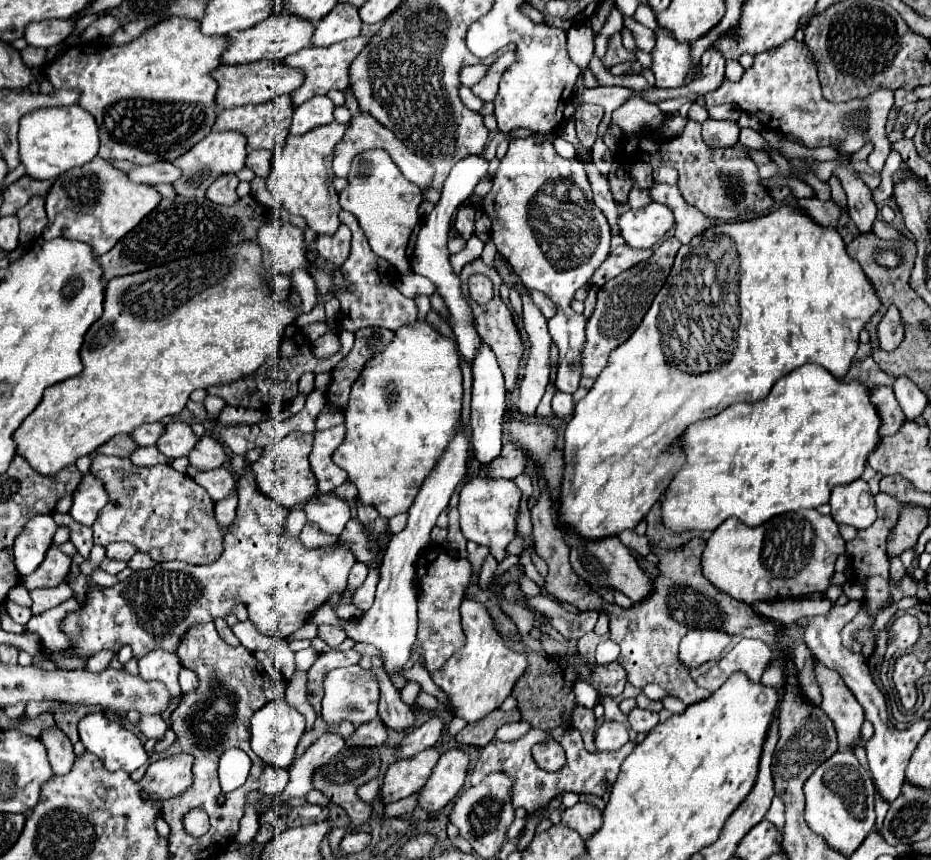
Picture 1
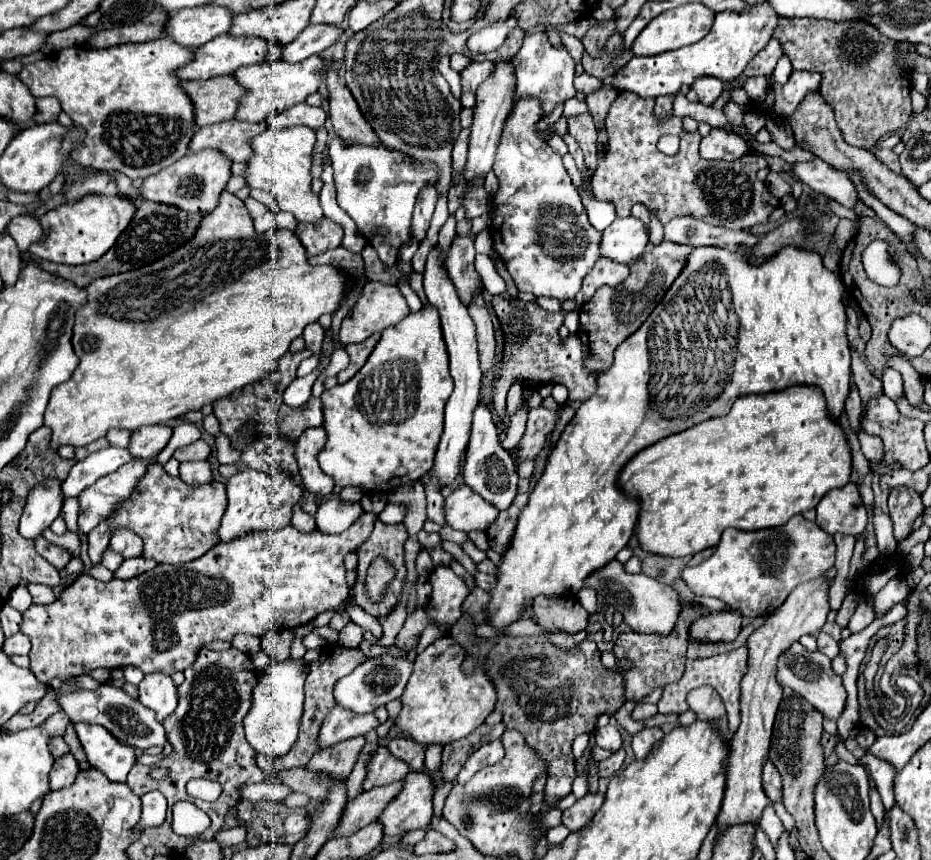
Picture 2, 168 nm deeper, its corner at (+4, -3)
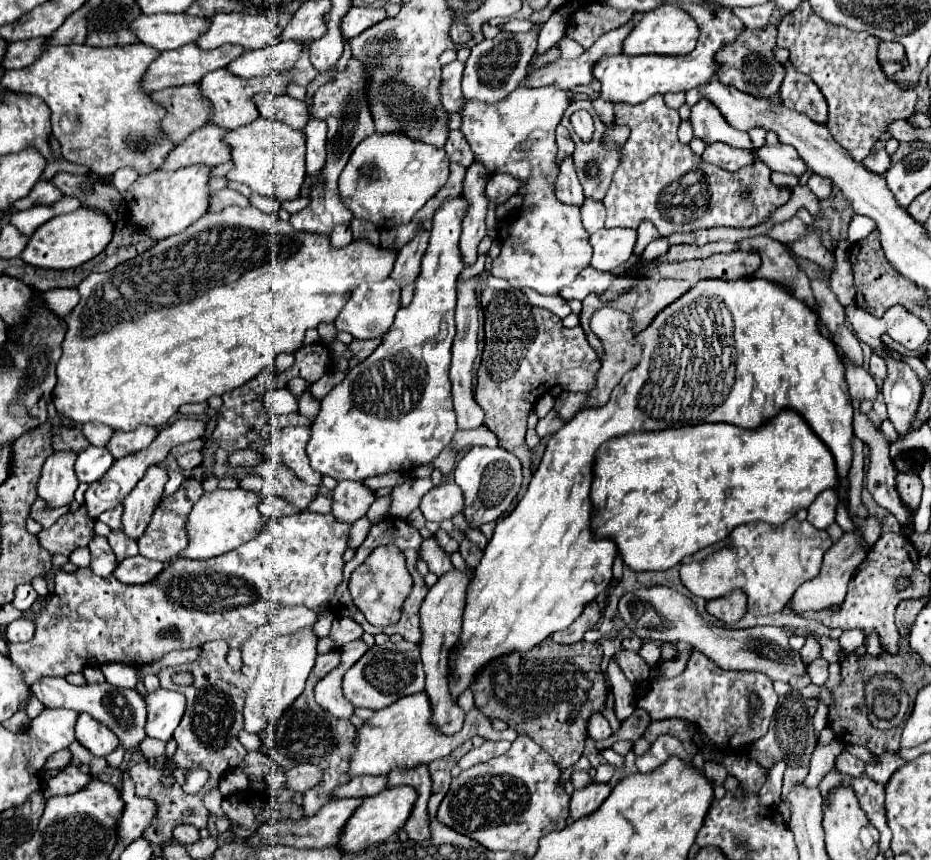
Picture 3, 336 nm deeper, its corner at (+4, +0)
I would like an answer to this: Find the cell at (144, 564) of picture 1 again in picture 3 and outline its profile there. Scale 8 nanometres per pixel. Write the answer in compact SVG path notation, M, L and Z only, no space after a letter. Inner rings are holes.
M142 555L124 559L116 571L114 577L126 585L146 585L150 581L154 581L154 577L158 577L158 573L164 569L162 561L152 561L146 559Z

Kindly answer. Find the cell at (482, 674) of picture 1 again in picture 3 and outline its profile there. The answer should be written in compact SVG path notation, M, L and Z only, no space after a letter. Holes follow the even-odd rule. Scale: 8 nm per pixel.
M414 693L394 701L388 709L374 711L372 719L364 721L360 729L356 729L358 737L354 737L356 753L350 757L350 777L358 775L388 775L392 769L412 769L418 765L428 765L436 759L448 757L458 745L472 737L484 737L486 741L500 741L502 733L492 729L492 721L484 717L478 709L466 713L466 721L460 733L442 735L430 723L430 701L428 695Z

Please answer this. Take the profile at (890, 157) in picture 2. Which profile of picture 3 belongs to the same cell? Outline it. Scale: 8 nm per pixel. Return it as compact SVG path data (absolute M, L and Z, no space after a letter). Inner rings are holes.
M884 149L874 151L874 153L870 153L870 155L862 161L862 165L864 165L866 169L870 169L872 173L882 175L882 173L886 173L888 167L890 167L890 155L888 155Z

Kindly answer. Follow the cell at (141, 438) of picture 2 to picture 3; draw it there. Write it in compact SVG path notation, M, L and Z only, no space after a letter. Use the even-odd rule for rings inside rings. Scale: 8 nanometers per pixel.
M138 425L134 431L114 431L114 437L110 439L110 445L106 445L106 449L114 459L122 459L146 449L156 435L156 429L148 425Z

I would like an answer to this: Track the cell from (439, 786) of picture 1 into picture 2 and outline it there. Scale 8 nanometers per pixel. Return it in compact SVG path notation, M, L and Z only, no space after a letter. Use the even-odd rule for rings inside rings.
M410 772L404 778L402 792L380 814L384 834L402 836L404 832L426 828L432 820L432 798L436 792L434 780L424 772Z

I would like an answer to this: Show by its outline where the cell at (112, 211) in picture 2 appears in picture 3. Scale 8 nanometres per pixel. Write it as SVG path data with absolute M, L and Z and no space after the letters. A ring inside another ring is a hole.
M80 207L72 213L66 215L58 215L50 221L46 221L44 225L40 225L34 235L28 239L26 249L22 251L20 259L26 261L28 265L40 267L40 269L72 269L78 267L90 259L94 259L98 253L102 253L102 249L110 243L114 225L110 223L110 219L98 211Z

